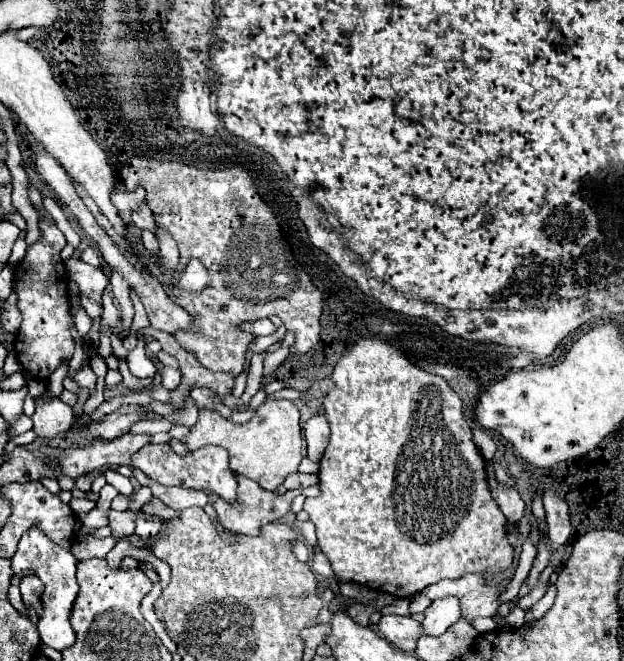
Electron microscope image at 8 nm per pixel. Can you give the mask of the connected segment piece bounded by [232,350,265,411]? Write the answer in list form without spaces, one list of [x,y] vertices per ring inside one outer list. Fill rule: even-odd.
[[[265,350],[254,354],[251,360],[251,367],[246,381],[246,387],[238,399],[236,406],[232,409],[234,411],[244,410],[245,406],[249,403],[251,398],[260,390],[263,380],[263,365],[264,360],[262,353]]]

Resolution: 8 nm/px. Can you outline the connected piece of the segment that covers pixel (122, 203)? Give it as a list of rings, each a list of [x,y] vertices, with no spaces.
[[[118,187],[118,191],[112,195],[112,203],[118,207],[118,211],[128,211],[128,213],[134,213],[144,201],[146,201],[146,191],[142,189],[130,193],[124,191],[124,187]]]

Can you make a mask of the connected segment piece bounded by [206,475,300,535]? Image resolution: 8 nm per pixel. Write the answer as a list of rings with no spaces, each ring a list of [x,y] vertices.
[[[238,475],[238,489],[236,489],[236,501],[224,501],[220,499],[218,495],[206,491],[216,513],[218,513],[218,521],[232,533],[242,533],[242,535],[258,535],[260,527],[262,525],[268,525],[268,523],[274,523],[278,519],[282,519],[288,511],[290,511],[290,503],[292,499],[300,493],[300,491],[288,491],[286,495],[276,495],[272,491],[262,491],[258,487],[258,483],[254,483],[252,479],[244,477],[244,475]]]

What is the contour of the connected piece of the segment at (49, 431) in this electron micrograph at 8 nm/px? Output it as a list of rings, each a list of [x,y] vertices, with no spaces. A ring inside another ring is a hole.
[[[58,397],[36,399],[36,411],[32,415],[34,433],[42,439],[54,439],[56,435],[72,429],[74,413]]]

